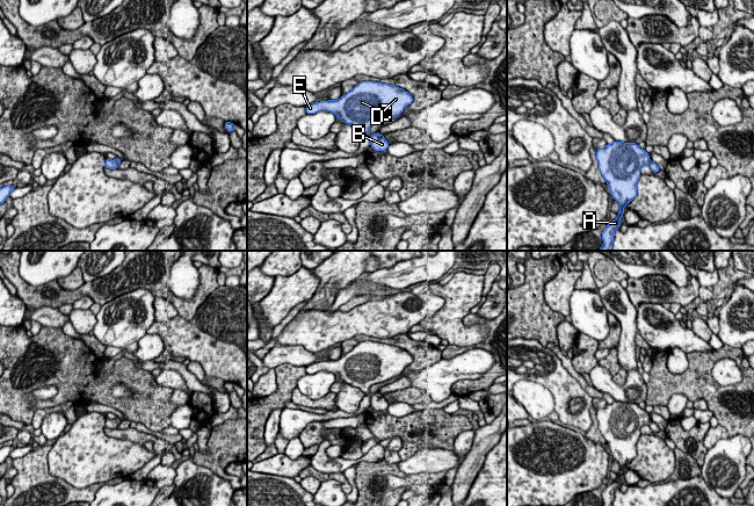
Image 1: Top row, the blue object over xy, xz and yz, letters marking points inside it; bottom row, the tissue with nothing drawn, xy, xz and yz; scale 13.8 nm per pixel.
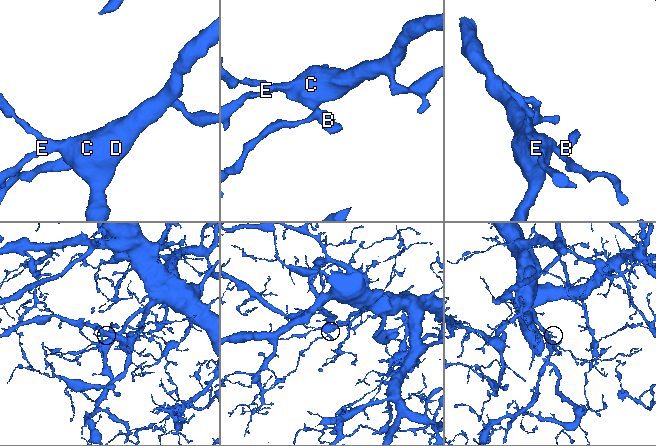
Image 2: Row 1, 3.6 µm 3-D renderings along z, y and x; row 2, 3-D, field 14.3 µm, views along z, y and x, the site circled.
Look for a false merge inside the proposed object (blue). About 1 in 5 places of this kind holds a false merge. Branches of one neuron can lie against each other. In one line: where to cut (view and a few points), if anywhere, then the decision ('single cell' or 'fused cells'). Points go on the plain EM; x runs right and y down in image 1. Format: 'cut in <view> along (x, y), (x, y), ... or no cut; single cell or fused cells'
no cut; single cell

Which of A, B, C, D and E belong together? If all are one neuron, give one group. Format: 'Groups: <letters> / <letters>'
Groups: A B C D E

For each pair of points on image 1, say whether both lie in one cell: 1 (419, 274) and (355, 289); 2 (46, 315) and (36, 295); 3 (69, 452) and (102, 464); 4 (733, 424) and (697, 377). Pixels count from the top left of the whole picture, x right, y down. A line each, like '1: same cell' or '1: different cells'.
1: same cell
2: different cells
3: same cell
4: same cell

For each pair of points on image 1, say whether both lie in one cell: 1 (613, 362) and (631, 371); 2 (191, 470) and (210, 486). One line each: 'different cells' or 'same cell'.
1: different cells
2: same cell

